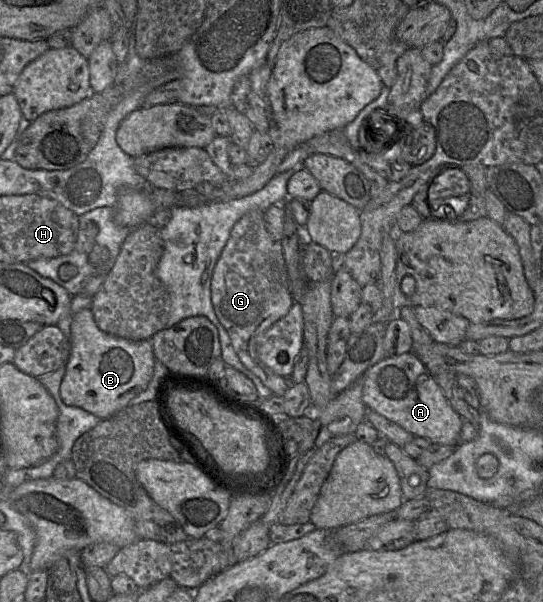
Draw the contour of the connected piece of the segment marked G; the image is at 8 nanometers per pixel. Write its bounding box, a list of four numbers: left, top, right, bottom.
[211,211,294,396]

